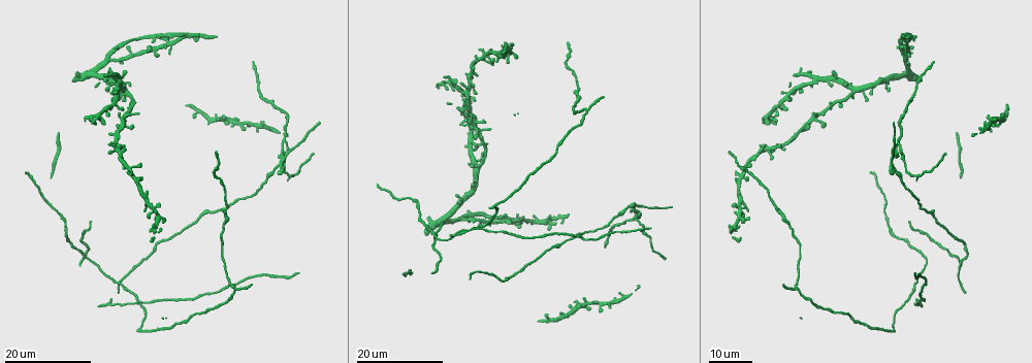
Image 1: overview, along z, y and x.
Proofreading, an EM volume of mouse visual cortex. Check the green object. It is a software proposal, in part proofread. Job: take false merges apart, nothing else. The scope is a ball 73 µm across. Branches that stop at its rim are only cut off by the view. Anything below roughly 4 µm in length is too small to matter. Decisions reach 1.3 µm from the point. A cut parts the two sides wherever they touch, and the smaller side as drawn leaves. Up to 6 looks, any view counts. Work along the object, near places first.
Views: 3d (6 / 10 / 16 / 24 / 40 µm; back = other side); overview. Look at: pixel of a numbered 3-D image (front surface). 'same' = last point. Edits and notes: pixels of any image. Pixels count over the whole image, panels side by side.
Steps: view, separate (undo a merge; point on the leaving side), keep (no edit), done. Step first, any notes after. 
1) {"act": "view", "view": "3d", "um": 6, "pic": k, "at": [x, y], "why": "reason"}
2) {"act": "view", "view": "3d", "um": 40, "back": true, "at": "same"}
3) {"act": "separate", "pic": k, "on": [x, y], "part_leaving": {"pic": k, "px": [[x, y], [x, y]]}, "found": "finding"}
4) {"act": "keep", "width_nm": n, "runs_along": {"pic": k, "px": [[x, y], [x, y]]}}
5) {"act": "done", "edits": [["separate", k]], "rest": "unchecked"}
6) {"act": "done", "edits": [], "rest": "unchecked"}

{"act": "view", "view": "3d", "um": 16, "pic": 1, "at": [745, 171]}

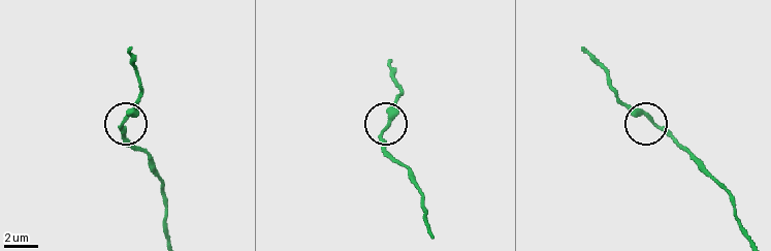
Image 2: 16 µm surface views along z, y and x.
{"act": "view", "view": "3d", "um": 10, "pic": 2, "at": [381, 132]}

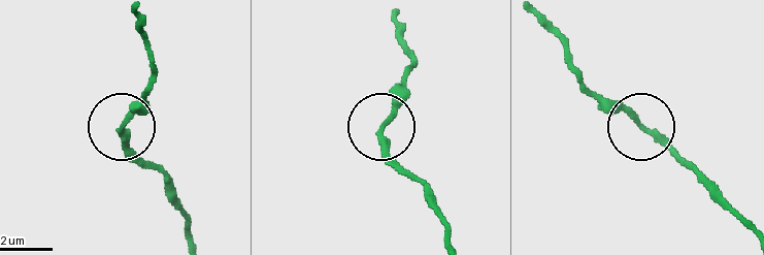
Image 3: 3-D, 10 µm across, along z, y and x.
{"act": "keep", "found": "continuous, no second neuron"}

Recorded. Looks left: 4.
{"act": "view", "view": "3d", "um": 24, "pic": 1, "at": [117, 78]}

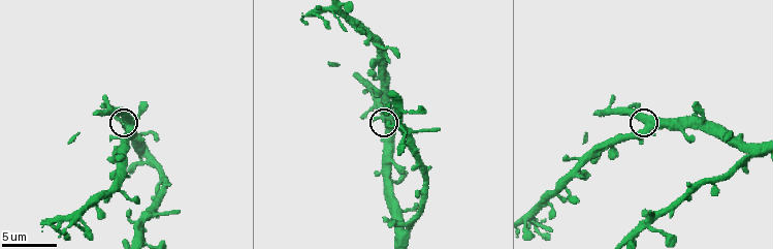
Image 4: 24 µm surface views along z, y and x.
{"act": "view", "view": "3d", "um": 10, "pic": 4, "at": [647, 127], "why": "closer look"}

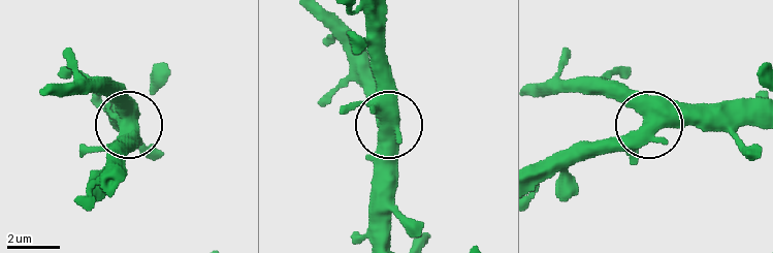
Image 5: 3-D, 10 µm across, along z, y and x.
{"act": "view", "view": "3d", "um": 6, "pic": 5, "at": [127, 122]}

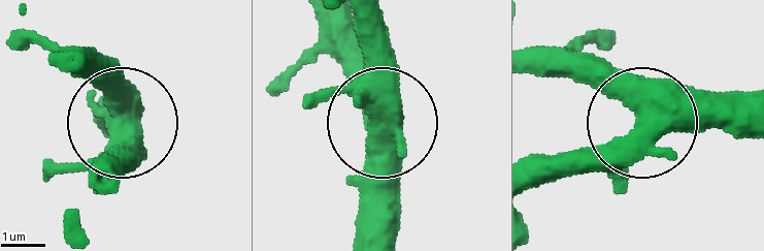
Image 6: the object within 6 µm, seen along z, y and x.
{"act": "keep", "side_arm_um": 10, "runs_along": {"pic": 6, "px": [[744, 123], [644, 119], [571, 49]]}, "found": "continuous, no second neuron"}

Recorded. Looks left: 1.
{"act": "done", "edits": [], "rest": "unchecked"}

